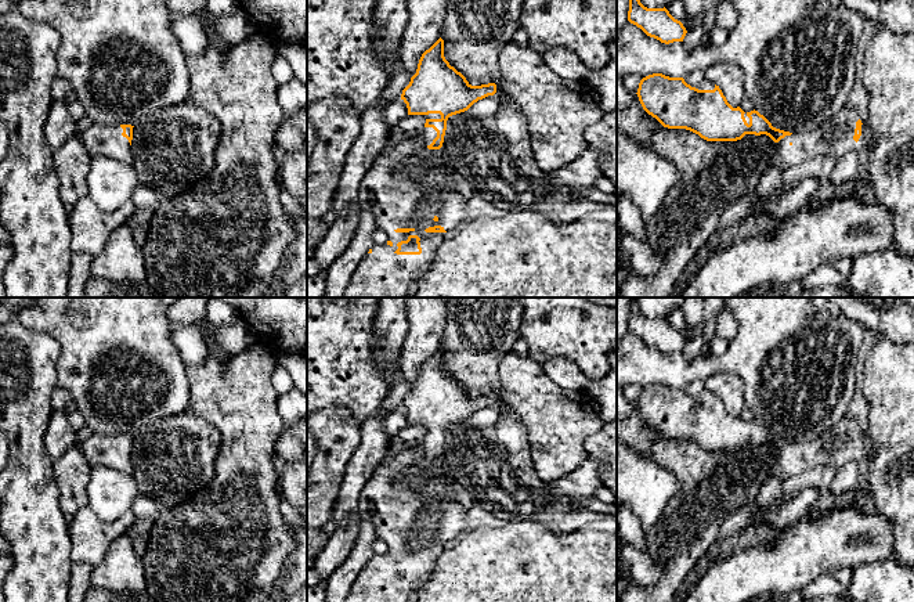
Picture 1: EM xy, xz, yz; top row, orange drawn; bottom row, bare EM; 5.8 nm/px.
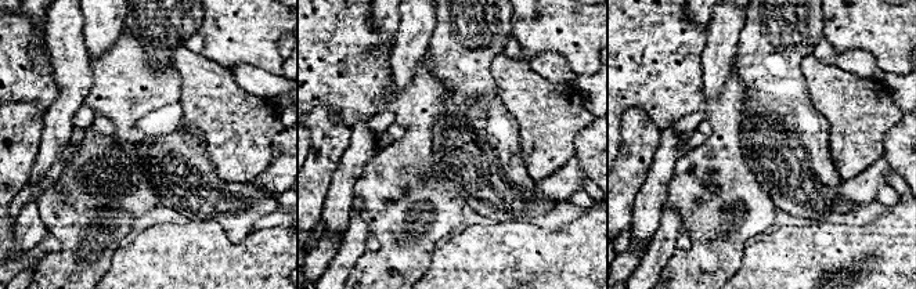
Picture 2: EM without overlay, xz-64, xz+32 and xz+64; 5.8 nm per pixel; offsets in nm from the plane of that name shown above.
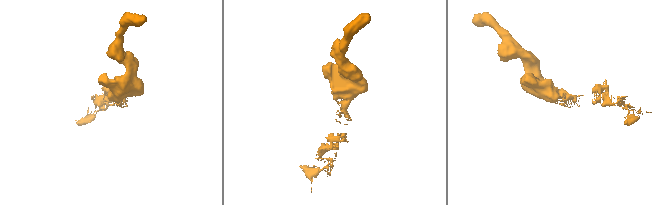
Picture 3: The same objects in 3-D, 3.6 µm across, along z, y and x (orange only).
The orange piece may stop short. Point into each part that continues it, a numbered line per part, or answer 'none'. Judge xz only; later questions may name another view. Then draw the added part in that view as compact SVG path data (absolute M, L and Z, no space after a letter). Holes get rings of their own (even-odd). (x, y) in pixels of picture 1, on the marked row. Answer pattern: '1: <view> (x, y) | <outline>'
1: xz (387, 191) | M420 127L408 131L395 145L387 145L375 159L369 172L364 176L358 206L366 209L376 220L393 245L375 245L371 253L365 253L358 263L343 298L413 298L420 277L430 268L438 246L445 239L444 232L426 232L425 230L441 226L445 231L454 230L467 213L467 199L458 191L447 187L418 184L408 173L408 159L423 148L427 148L437 137L433 127ZM409 235L420 238L420 255L397 255L397 244L407 241Z

